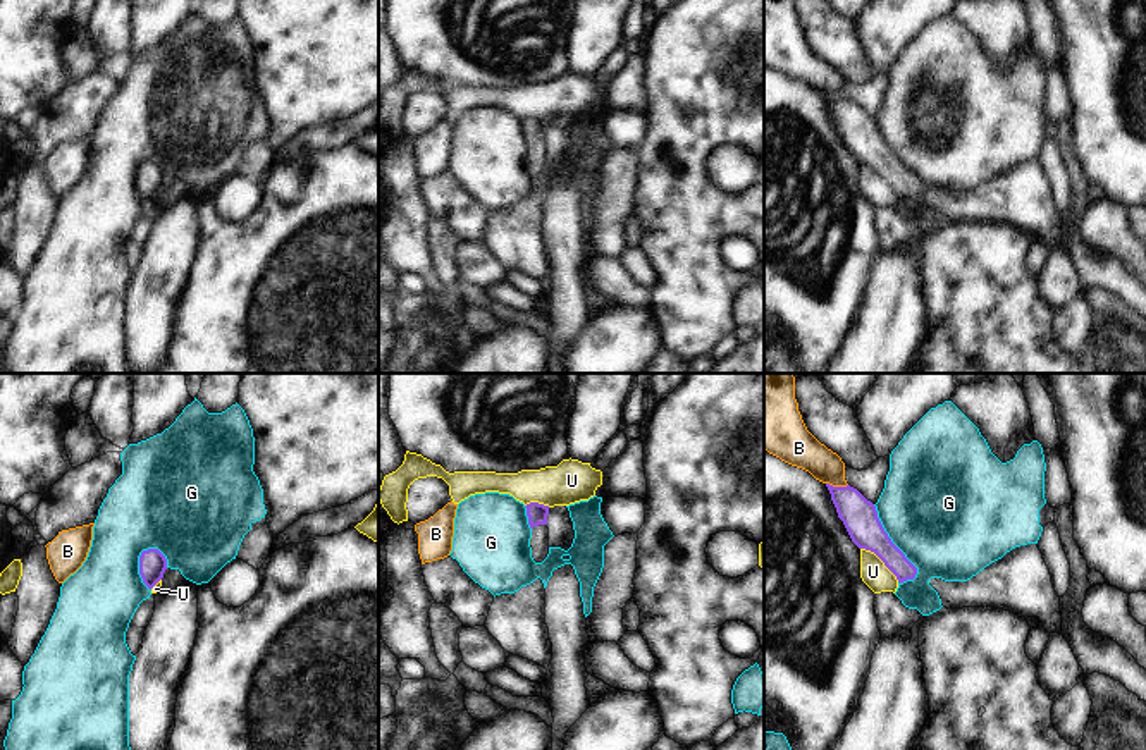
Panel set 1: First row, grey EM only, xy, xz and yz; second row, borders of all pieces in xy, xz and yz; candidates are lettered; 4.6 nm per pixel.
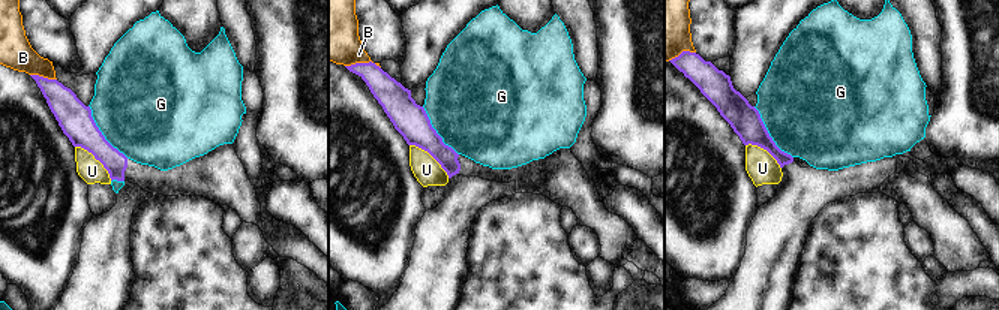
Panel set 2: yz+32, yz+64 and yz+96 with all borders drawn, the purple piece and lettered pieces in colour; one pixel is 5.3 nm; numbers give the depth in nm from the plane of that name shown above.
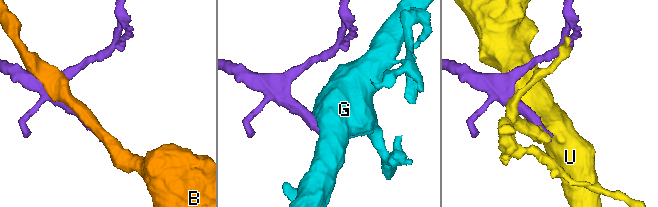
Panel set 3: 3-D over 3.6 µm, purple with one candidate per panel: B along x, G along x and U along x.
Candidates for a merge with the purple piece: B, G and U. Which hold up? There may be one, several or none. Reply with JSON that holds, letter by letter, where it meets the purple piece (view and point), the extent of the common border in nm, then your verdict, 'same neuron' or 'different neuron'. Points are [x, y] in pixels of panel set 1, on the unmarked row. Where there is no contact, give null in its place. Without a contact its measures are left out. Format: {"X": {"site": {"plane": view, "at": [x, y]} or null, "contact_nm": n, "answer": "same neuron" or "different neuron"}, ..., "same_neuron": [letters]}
{"B": {"site": {"plane": "yz", "at": [837, 102]}, "contact_nm": 110, "answer": "different neuron"}, "G": {"site": {"plane": "yz", "at": [892, 157]}, "contact_nm": 400, "answer": "different neuron"}, "U": {"site": {"plane": "yz", "at": [881, 174]}, "contact_nm": 240, "answer": "different neuron"}, "same_neuron": []}

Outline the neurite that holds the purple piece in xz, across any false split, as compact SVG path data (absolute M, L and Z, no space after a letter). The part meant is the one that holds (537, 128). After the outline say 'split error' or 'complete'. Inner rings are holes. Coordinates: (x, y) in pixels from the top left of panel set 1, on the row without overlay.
M530 117L525 120L528 139L532 143L532 172L535 177L542 177L549 169L549 143L547 143L547 131L549 120Z; split error

